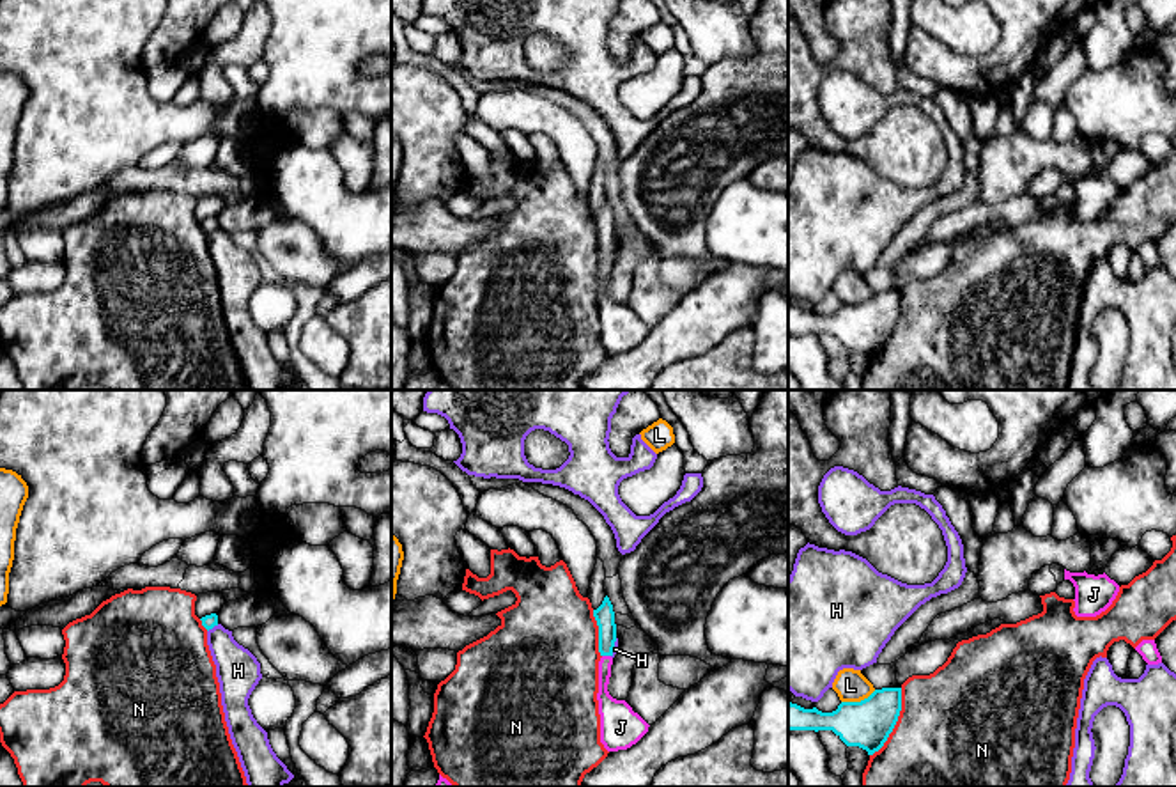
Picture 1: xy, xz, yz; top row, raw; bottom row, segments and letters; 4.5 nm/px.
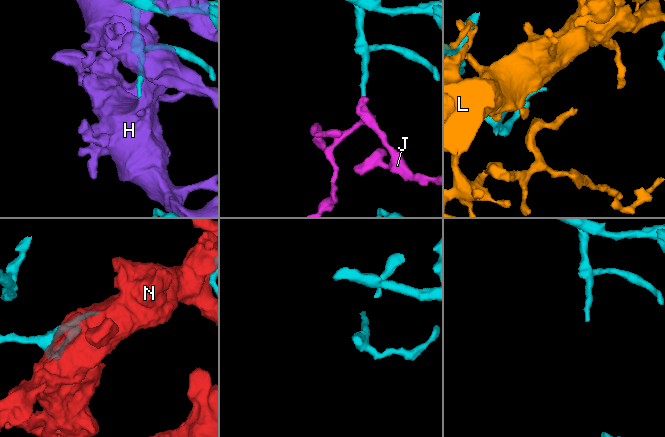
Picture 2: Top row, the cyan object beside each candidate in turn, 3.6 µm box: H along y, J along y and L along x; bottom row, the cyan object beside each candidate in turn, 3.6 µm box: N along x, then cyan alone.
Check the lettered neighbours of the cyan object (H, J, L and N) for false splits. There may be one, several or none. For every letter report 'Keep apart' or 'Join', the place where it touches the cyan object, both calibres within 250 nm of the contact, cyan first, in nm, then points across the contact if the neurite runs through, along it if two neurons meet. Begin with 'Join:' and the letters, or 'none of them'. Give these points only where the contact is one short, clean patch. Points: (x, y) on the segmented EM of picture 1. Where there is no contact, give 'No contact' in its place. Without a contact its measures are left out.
Join: J
H: Keep apart. Touches cyan at xy (213, 626). Thickness 60 nm (cyan) against 200 nm
J: Join. Touches cyan at xz (606, 654). Thickness 90 nm (cyan) against 110 nm. Path across: xz (604, 615), (606, 654), (603, 697), (610, 709)
L: Keep apart. Touches cyan at yz (858, 702). Thickness 220 nm (cyan) against 150 nm
N: Keep apart. Touches cyan at yz (895, 724). Thickness 220 nm (cyan) against 500 nm

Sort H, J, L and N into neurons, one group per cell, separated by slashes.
H / J / L / N

